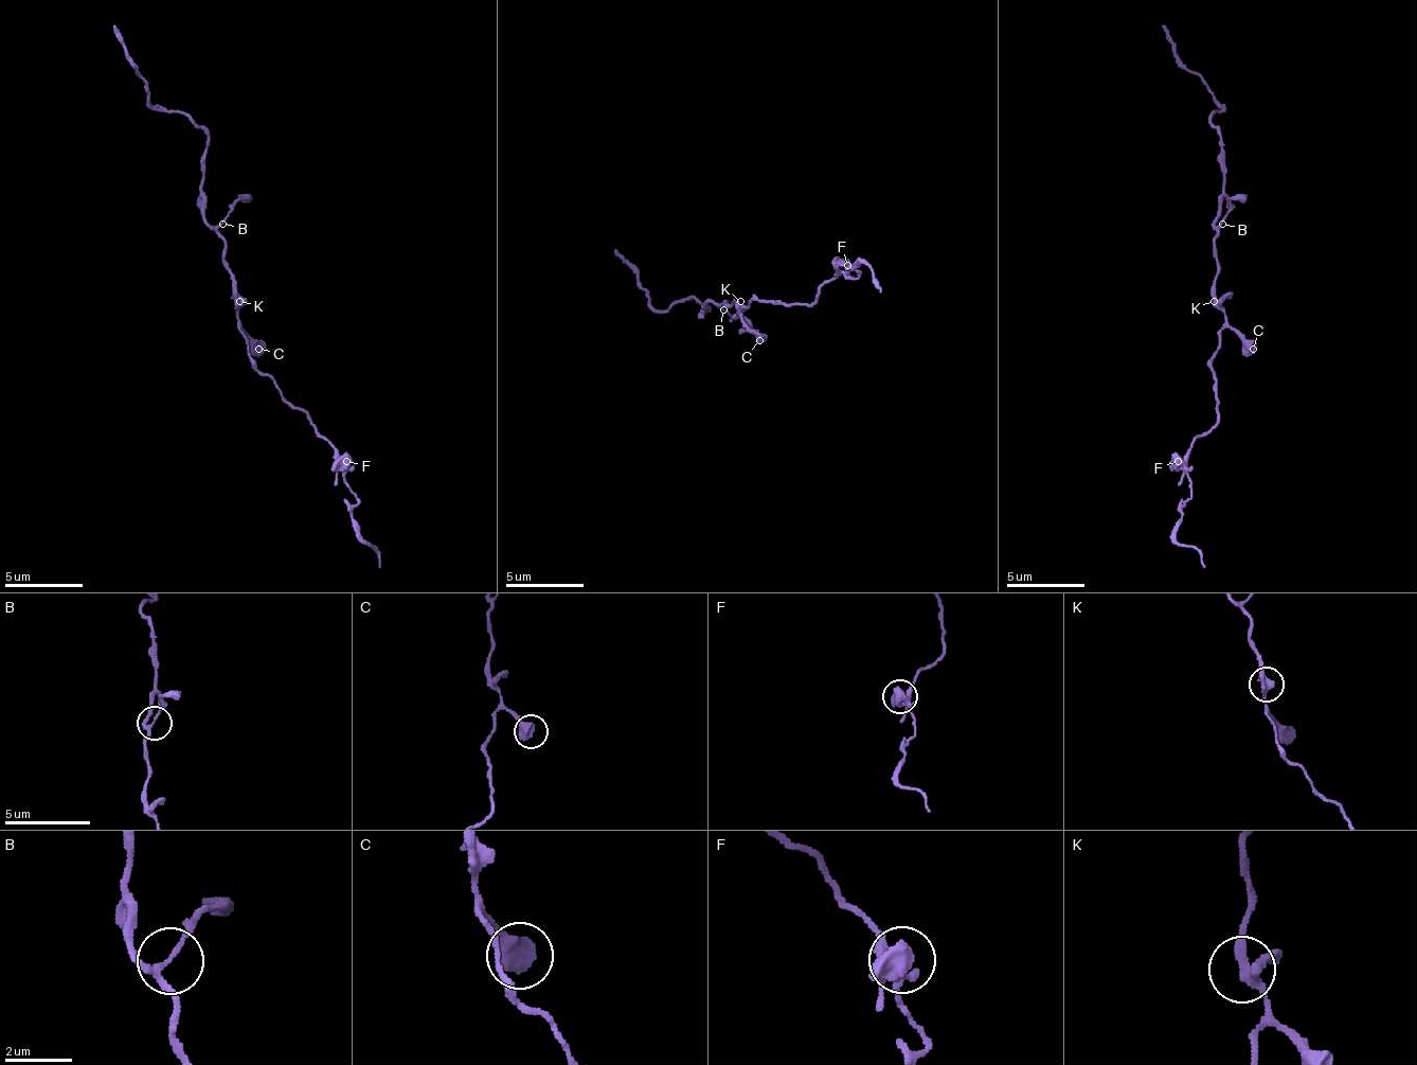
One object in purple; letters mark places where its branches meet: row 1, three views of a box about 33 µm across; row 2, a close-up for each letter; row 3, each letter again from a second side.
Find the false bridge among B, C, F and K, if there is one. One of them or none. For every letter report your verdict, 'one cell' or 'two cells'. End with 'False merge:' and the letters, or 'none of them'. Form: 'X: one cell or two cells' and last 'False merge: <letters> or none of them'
B: one cell
C: one cell
F: one cell
K: one cell
False merge: none of them

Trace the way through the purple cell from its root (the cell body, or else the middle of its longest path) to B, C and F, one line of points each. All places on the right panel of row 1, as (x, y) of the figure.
B: (1218, 301), (1214, 294), (1214, 278), (1218, 273), (1214, 234), (1222, 223)
C: (1218, 301), (1218, 309), (1225, 321), (1253, 349)
F: (1218, 301), (1218, 309), (1225, 317), (1218, 352), (1209, 365), (1218, 419), (1190, 443), (1190, 450), (1179, 462)

